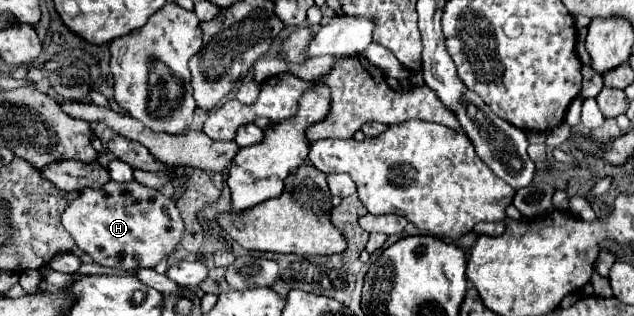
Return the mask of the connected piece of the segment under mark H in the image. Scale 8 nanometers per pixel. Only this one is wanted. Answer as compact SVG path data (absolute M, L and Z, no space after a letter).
M136 180L132 182L106 182L102 188L86 188L80 190L78 198L68 204L62 214L62 226L74 238L74 242L92 256L96 264L122 268L122 270L136 270L136 268L154 268L160 260L164 260L184 238L184 220L176 202L154 188L142 186Z

